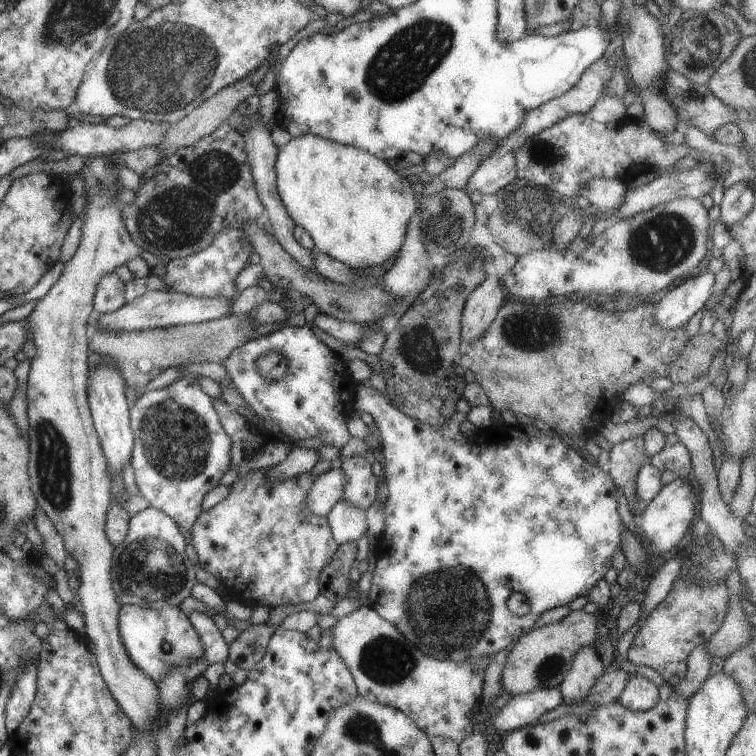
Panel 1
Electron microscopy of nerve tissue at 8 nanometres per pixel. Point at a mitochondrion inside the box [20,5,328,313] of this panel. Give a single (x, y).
(159, 70)

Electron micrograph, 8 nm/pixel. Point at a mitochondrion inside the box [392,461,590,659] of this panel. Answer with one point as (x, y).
(451, 602)

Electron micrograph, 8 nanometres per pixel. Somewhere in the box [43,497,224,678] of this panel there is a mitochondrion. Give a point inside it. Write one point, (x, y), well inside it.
(147, 570)

